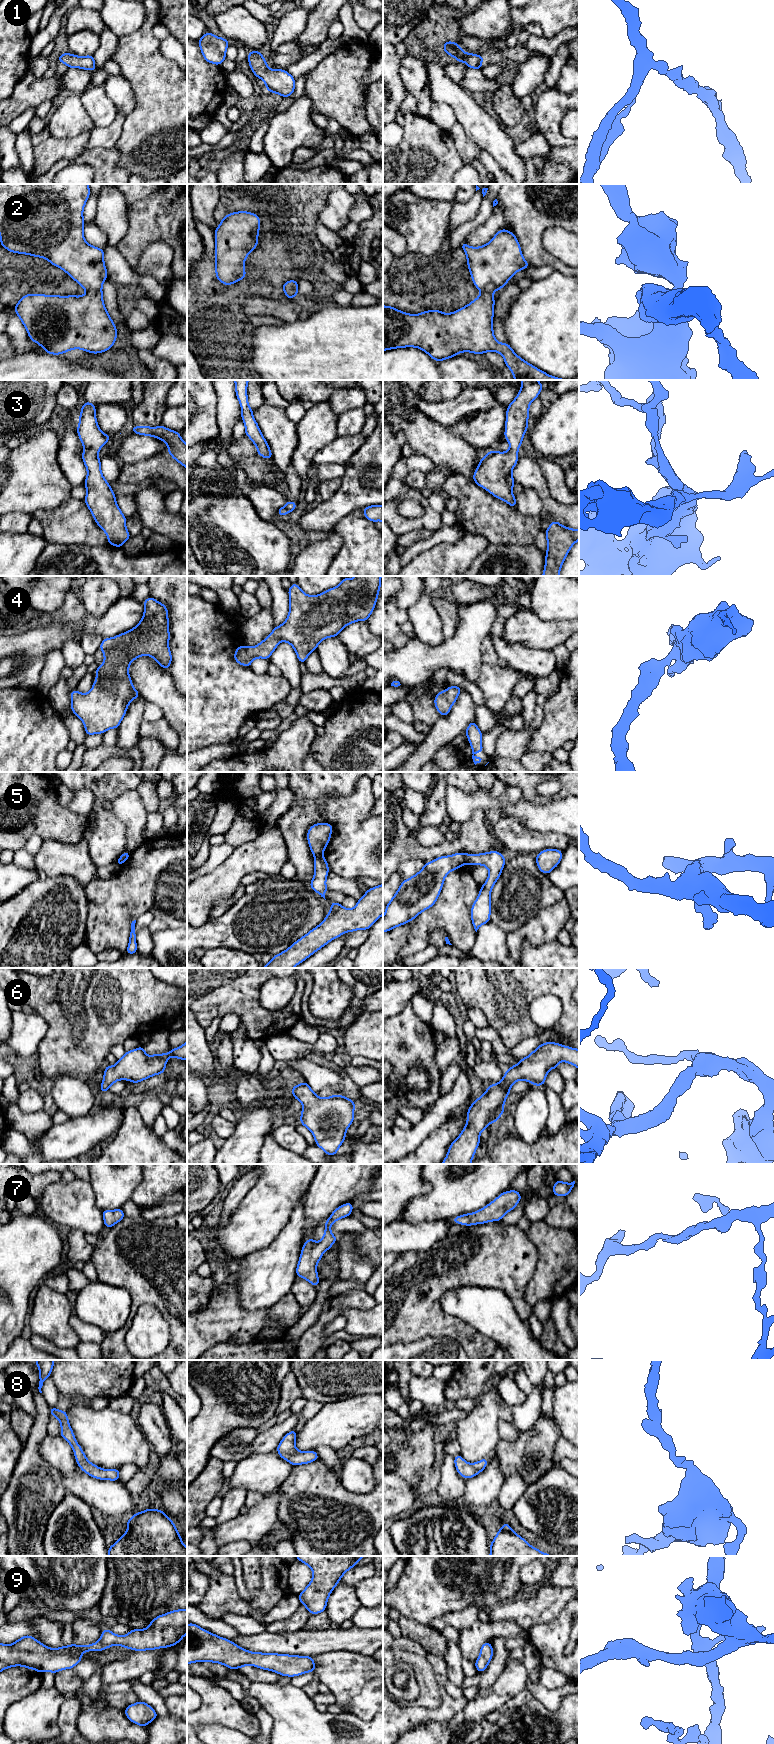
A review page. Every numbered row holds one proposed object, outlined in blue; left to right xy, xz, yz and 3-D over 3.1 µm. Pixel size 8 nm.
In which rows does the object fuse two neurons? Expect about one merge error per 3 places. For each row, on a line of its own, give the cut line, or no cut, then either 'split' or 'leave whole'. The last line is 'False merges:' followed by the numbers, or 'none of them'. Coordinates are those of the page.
1: cut none; leave whole
2: cut none; leave whole
3: cut none; leave whole
4: cut none; leave whole
5: cut yz (464, 854), (467, 863); split
6: cut none; leave whole
7: cut none; leave whole
8: cut none; leave whole
9: cut none; leave whole
False merges: 5

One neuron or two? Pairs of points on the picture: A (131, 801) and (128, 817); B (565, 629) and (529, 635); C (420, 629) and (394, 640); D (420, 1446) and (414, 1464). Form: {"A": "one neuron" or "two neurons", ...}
{"A": "one neuron", "B": "one neuron", "C": "two neurons", "D": "one neuron"}

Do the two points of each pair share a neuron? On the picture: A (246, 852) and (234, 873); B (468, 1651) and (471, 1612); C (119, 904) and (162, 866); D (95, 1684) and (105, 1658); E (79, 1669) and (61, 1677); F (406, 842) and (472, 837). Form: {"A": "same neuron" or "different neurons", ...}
{"A": "same neuron", "B": "different neurons", "C": "same neuron", "D": "same neuron", "E": "different neurons", "F": "same neuron"}

